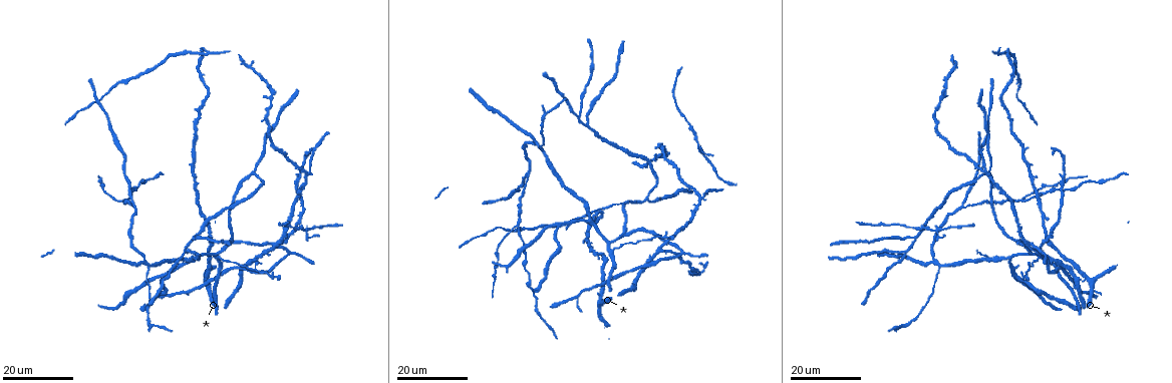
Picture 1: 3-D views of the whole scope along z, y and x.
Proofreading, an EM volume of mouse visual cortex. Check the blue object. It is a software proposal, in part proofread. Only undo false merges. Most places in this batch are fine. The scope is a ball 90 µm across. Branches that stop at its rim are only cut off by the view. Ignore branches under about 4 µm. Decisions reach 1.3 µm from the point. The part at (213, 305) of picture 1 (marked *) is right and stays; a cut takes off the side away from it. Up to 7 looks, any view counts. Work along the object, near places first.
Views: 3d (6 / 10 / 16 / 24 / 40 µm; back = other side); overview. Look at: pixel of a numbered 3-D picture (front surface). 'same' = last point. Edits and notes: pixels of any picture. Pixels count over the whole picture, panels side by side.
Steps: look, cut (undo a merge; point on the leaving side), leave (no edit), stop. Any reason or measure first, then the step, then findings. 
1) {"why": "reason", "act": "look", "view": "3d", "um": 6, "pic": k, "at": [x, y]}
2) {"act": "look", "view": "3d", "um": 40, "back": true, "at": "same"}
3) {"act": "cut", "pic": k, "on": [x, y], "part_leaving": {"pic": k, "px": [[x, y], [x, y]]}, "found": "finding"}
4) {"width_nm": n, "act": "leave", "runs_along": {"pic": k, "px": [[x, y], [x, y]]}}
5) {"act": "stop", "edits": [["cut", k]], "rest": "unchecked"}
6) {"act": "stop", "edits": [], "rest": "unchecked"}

{"act": "look", "view": "3d", "um": 16, "pic": 1, "at": [612, 249]}

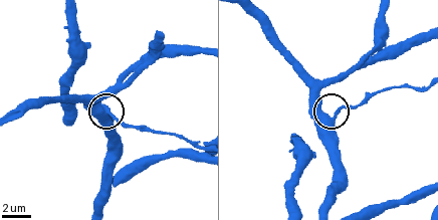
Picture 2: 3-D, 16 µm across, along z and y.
{"act": "look", "view": "3d", "um": 10, "pic": 2, "at": [105, 109]}

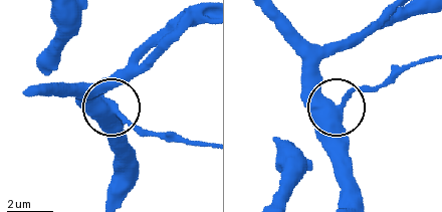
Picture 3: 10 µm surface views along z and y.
{"side_arm_um": 21, "act": "leave", "runs_along": {"pic": 3, "px": [[338, 202], [338, 110], [361, 88], [377, 86]]}, "found": "continuous, no second neuron"}

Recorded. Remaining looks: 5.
{"why": "three arms meet", "act": "look", "view": "3d", "um": 16, "pic": 1, "at": [937, 232]}

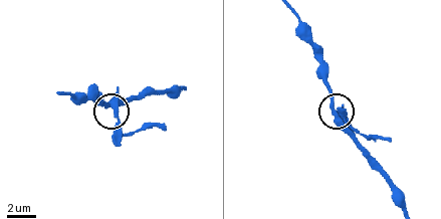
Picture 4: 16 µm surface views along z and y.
{"why": "zoom in", "act": "look", "view": "3d", "um": 10, "pic": 4, "at": [113, 110]}

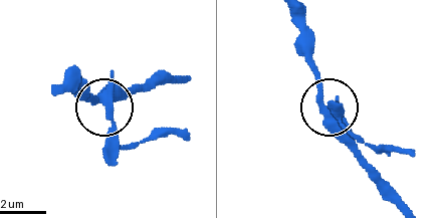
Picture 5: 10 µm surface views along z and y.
{"side_arm_um": 6, "act": "leave", "found": "one neuron here"}

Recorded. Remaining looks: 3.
{"why": "four arms meet", "act": "look", "view": "3d", "um": 16, "pic": 1, "at": [308, 172]}

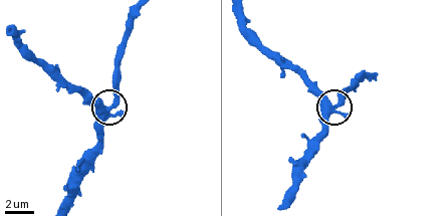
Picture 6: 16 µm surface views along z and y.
{"act": "look", "view": "3d", "um": 10, "pic": 6, "at": [104, 108]}

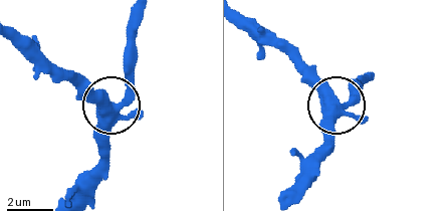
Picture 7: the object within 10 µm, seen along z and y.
{"arms": 4, "act": "leave", "found": "one neuron here"}

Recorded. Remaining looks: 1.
{"act": "stop", "edits": [], "rest": "unchecked"}

